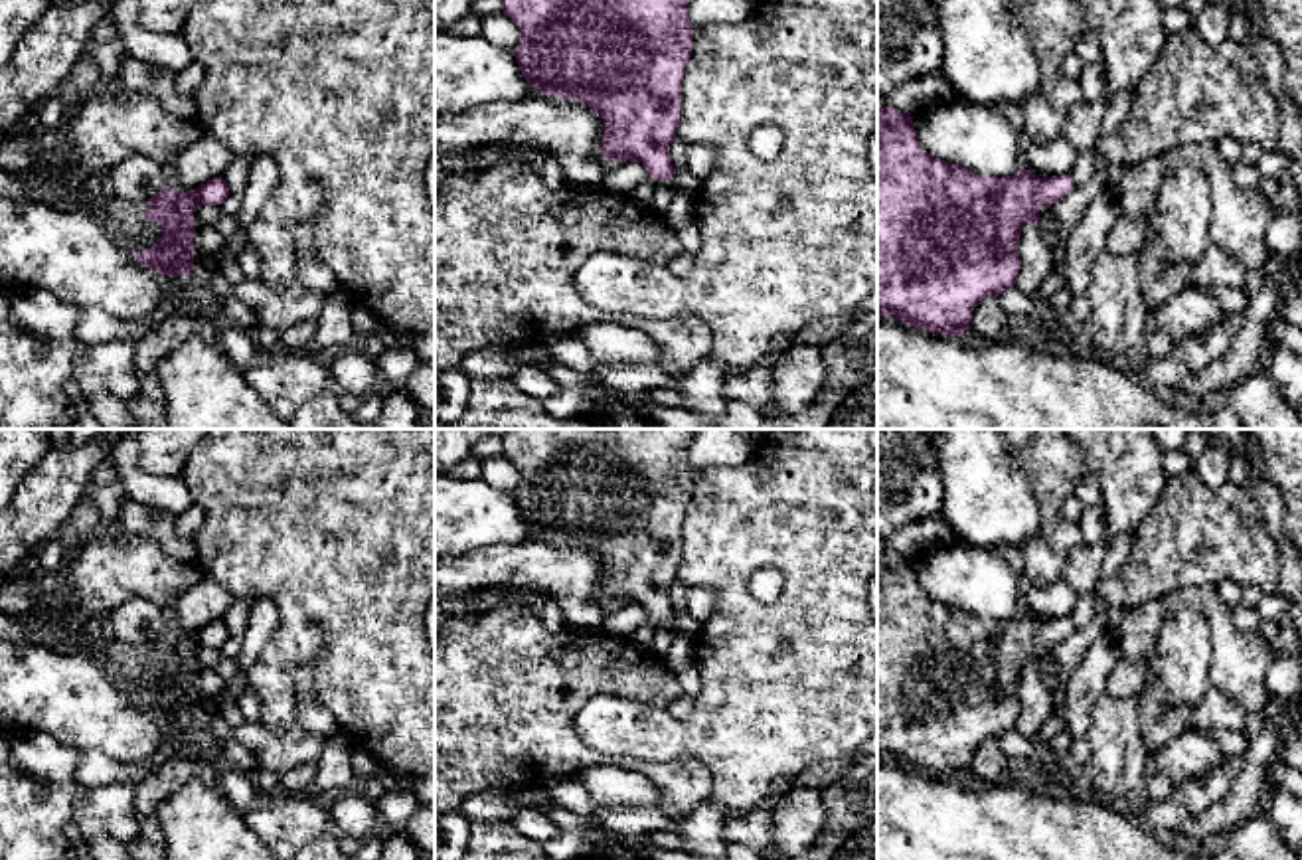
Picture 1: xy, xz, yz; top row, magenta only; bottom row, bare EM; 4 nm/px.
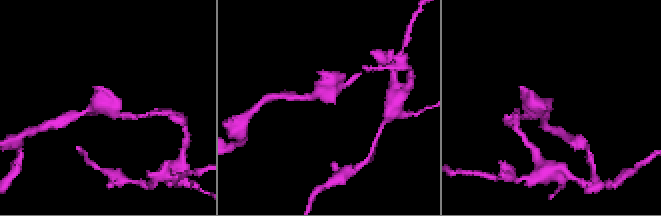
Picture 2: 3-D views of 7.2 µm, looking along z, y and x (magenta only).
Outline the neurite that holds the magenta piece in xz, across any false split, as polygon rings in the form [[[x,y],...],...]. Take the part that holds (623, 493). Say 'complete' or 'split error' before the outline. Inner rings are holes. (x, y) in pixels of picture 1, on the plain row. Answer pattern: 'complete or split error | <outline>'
complete | [[[510,429],[504,457],[520,473],[514,498],[522,520],[543,538],[587,546],[605,567],[601,597],[607,605],[642,605],[652,623],[674,623],[670,587],[682,559],[682,524],[693,490],[690,445],[699,429]]]

